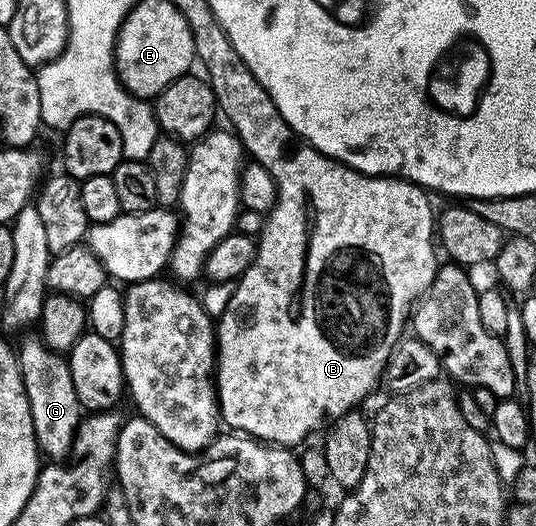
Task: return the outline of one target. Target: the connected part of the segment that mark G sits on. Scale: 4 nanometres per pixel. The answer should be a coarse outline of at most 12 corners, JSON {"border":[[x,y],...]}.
{"border":[[36,336],[16,353],[36,443],[71,455],[84,416],[67,359]]}

